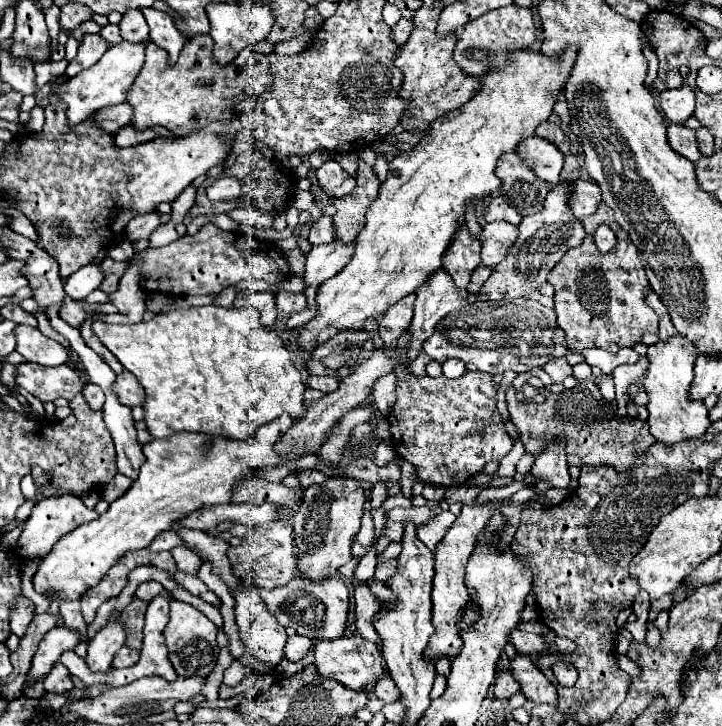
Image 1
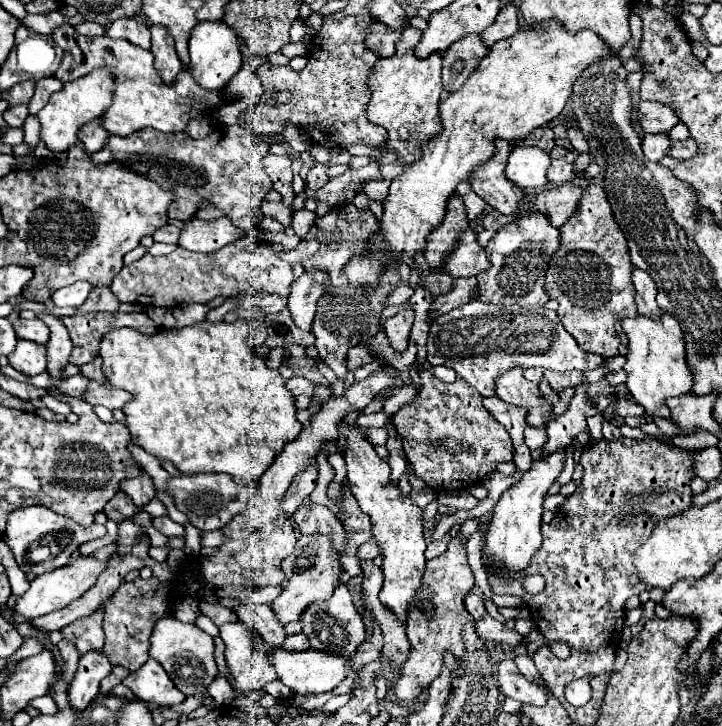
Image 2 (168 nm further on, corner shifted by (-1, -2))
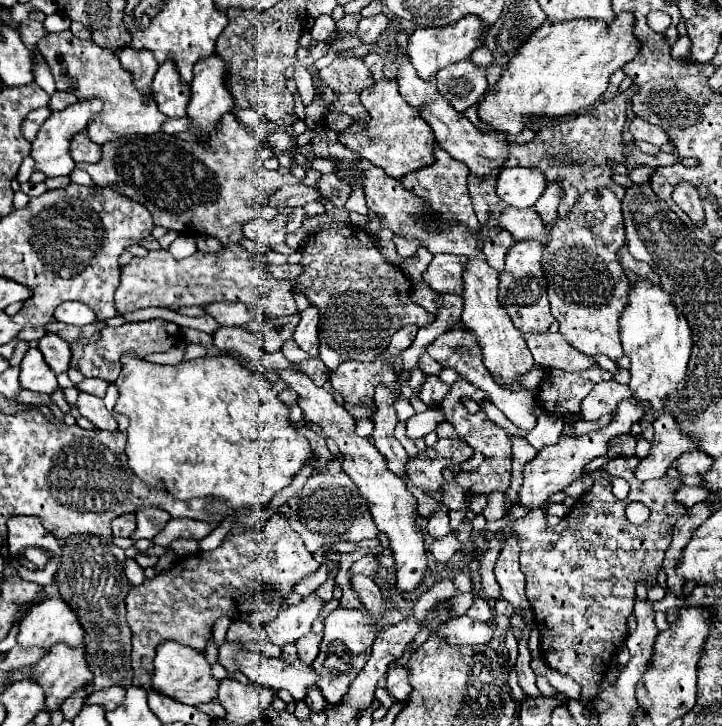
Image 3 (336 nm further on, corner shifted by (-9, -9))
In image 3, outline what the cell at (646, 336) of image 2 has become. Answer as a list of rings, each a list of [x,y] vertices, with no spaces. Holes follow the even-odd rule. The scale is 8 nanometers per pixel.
[[[638,278],[638,282],[628,290],[628,306],[620,318],[620,336],[624,354],[632,360],[628,386],[634,400],[638,404],[650,406],[654,412],[666,410],[664,400],[686,376],[692,350],[692,332],[686,318],[674,308],[662,286],[654,286]]]

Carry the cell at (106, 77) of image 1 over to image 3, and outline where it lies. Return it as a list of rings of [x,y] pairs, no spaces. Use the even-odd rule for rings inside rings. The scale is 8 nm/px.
[[[92,98],[92,100],[78,100],[76,104],[70,104],[68,108],[60,110],[60,112],[52,112],[32,142],[30,156],[36,160],[36,170],[42,170],[50,178],[68,176],[76,166],[76,162],[72,160],[72,154],[70,154],[70,142],[72,142],[74,134],[86,130],[88,120],[92,116],[96,116],[100,110],[102,110],[100,98]]]

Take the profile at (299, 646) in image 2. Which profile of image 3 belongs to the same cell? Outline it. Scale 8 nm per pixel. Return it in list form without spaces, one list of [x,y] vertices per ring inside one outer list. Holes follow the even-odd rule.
[[[306,634],[304,638],[300,638],[298,642],[296,642],[296,648],[298,648],[298,658],[302,660],[302,662],[308,662],[308,664],[312,664],[314,662],[314,658],[318,656],[318,648],[320,648],[320,640],[322,640],[322,636],[320,634]]]

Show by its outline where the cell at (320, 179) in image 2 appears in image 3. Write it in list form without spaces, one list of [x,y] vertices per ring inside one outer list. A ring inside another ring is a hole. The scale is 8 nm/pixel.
[[[286,184],[282,186],[274,196],[270,196],[268,204],[272,208],[280,208],[280,206],[304,206],[308,202],[316,202],[320,200],[322,194],[316,186],[304,186],[304,184]]]

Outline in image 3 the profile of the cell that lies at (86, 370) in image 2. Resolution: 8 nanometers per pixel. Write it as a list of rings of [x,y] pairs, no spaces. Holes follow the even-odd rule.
[[[86,378],[86,380],[82,380],[76,388],[82,390],[82,392],[90,392],[90,394],[94,394],[94,396],[98,396],[98,398],[104,398],[106,388],[108,388],[108,382],[102,380],[102,378]]]

